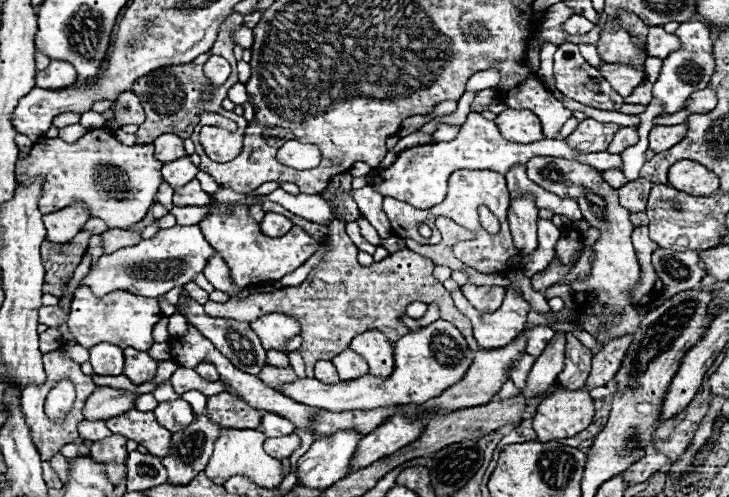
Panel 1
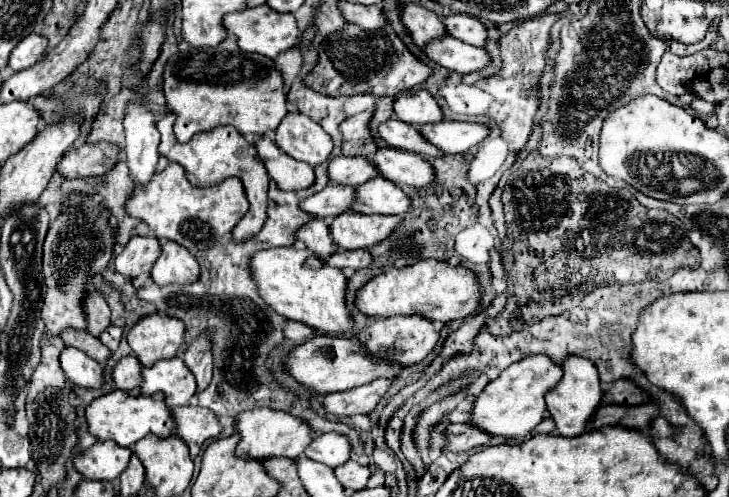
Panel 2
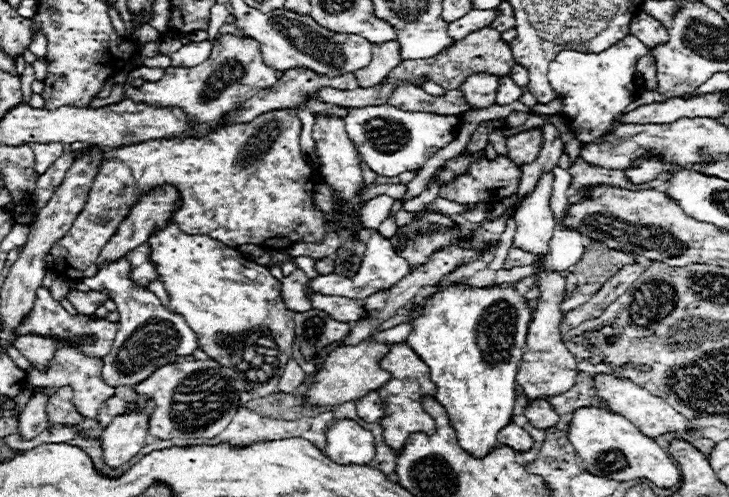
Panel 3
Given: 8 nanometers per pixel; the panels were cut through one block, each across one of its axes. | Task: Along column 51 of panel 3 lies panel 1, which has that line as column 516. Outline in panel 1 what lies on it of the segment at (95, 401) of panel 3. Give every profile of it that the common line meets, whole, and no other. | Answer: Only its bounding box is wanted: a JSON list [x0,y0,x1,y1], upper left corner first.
[510,354,534,388]

